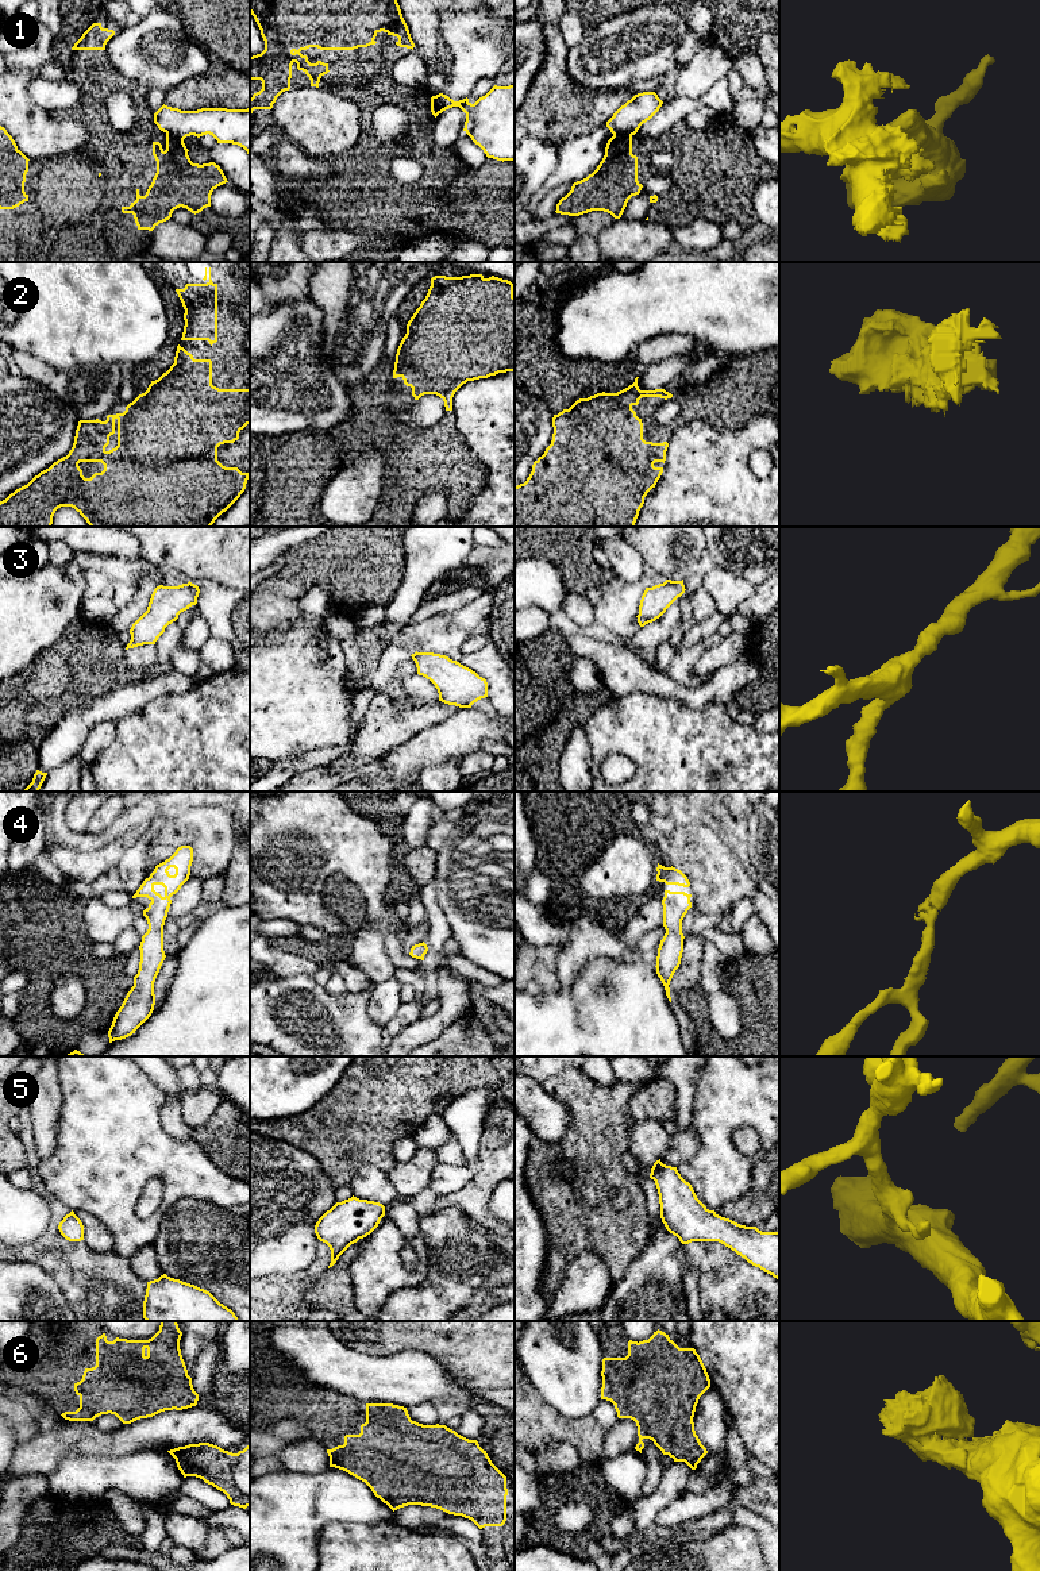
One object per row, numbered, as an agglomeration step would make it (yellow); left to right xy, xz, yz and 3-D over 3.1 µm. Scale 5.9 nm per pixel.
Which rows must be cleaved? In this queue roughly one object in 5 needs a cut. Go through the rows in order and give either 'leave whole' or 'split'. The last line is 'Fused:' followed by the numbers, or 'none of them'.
1: split
2: leave whole
3: leave whole
4: leave whole
5: leave whole
6: leave whole
Fused: 1

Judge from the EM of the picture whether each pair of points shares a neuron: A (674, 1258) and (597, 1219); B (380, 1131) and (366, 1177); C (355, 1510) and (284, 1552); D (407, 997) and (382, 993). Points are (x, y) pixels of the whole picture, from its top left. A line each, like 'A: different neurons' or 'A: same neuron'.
A: different neurons
B: different neurons
C: same neuron
D: different neurons

